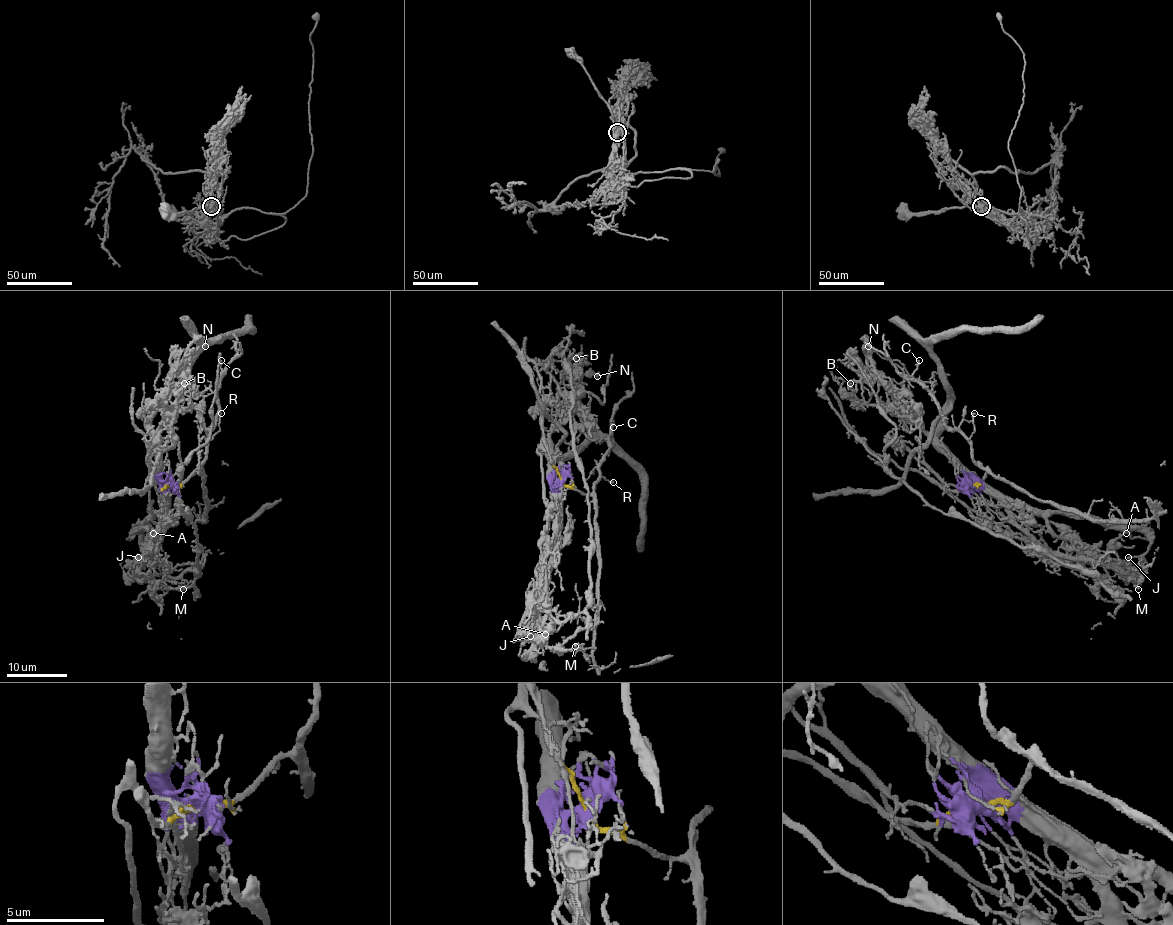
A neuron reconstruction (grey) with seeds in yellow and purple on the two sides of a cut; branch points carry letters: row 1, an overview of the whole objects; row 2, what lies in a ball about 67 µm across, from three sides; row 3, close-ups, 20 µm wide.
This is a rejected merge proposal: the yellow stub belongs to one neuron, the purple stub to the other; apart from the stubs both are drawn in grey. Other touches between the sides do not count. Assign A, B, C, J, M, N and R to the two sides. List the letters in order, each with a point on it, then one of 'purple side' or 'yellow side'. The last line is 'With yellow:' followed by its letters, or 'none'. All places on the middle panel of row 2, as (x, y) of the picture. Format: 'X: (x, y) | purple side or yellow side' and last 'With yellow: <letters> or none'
A: (545, 634) | purple side
B: (576, 358) | purple side
C: (613, 427) | yellow side
J: (530, 636) | purple side
M: (575, 646) | purple side
N: (597, 376) | purple side
R: (613, 482) | yellow side
With yellow: C, R

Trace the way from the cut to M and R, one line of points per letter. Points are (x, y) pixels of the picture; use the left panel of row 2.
M: (169, 484), (164, 486), (166, 520), (163, 537), (154, 547), (151, 573), (182, 577), (187, 585), (182, 589)
R: (169, 484), (187, 480), (206, 459), (206, 444), (220, 429), (221, 412)

